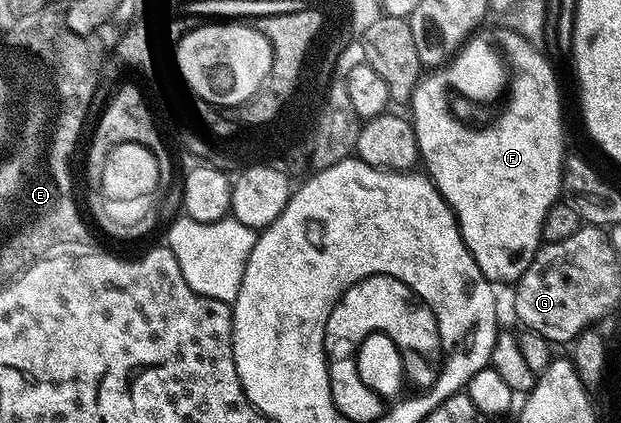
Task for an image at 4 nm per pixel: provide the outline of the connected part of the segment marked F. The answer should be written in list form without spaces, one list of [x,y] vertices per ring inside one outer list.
[[[488,26],[474,30],[449,61],[431,69],[418,79],[418,86],[408,103],[410,109],[408,114],[414,124],[421,165],[423,167],[426,165],[425,173],[440,192],[440,196],[444,196],[444,200],[452,208],[464,244],[468,252],[472,252],[472,260],[476,260],[480,272],[484,272],[488,281],[495,284],[501,282],[514,284],[521,278],[528,264],[532,264],[542,242],[544,216],[553,208],[554,203],[559,201],[563,193],[563,162],[568,155],[568,149],[566,149],[566,134],[562,131],[562,94],[558,91],[558,78],[554,75],[549,60],[541,54],[543,51],[539,47],[530,43],[517,29],[505,30],[502,26]]]

